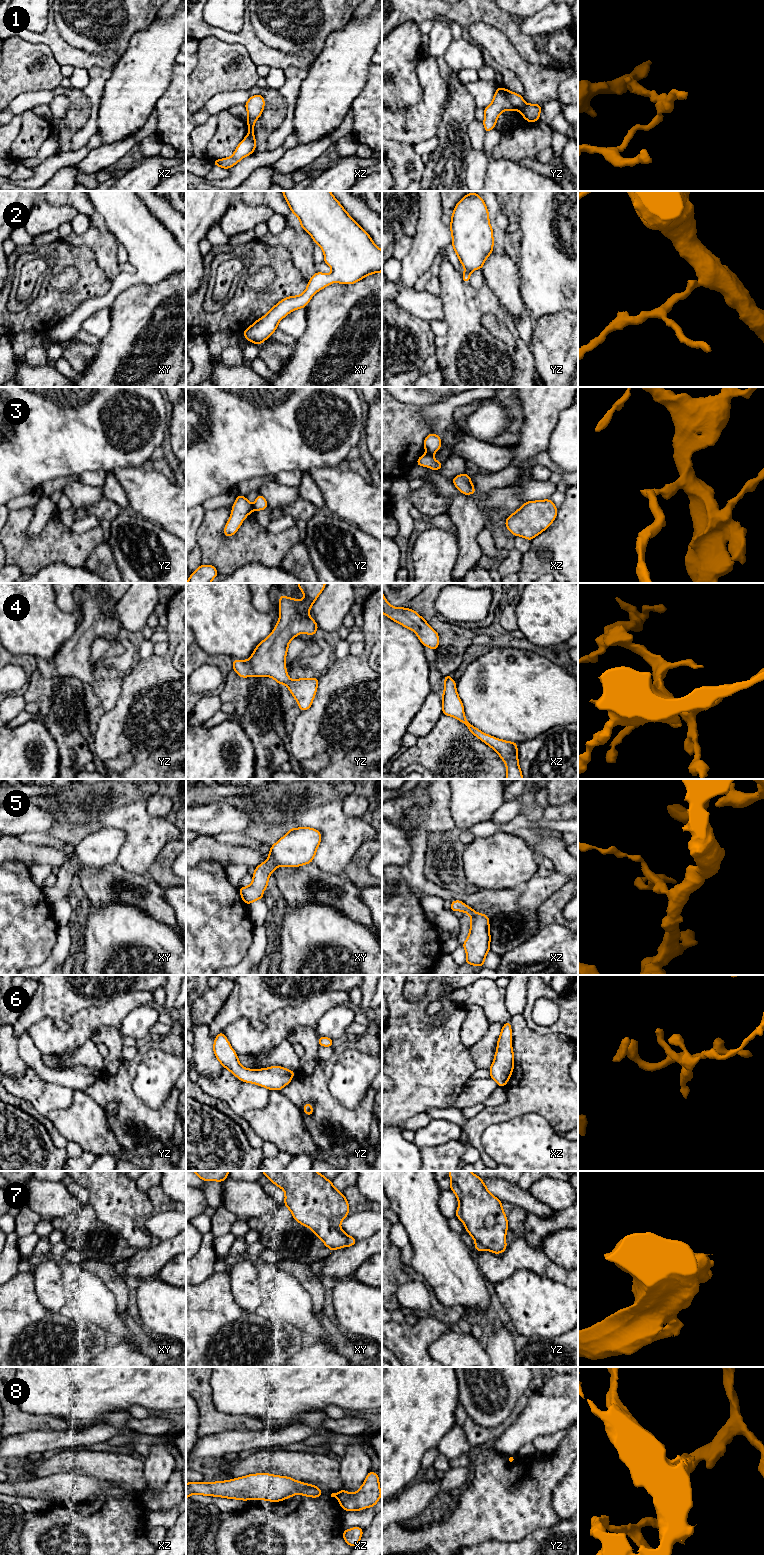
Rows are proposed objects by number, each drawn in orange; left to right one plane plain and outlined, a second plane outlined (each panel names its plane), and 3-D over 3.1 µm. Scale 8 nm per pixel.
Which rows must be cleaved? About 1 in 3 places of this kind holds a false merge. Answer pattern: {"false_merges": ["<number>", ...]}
{"false_merges": ["1", "3", "7", "8"]}

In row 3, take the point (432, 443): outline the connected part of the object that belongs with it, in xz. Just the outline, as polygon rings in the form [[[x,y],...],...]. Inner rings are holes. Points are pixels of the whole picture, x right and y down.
[[[430,433],[424,440],[424,448],[428,454],[436,453],[441,447],[442,440],[434,433]]]

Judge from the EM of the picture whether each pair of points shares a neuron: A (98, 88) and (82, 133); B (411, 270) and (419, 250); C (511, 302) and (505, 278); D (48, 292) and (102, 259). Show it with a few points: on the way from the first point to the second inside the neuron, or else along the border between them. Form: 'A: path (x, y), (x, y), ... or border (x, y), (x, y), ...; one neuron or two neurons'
A: path (95, 99), (92, 122); one neuron
B: path (414, 265), (419, 260), (419, 255); one neuron
C: path (509, 296), (505, 284); one neuron
D: border (82, 244), (92, 250), (96, 263), (111, 281); two neurons

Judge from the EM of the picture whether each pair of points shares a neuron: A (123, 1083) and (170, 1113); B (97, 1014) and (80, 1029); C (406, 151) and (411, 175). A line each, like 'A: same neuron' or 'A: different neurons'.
A: same neuron
B: same neuron
C: same neuron

